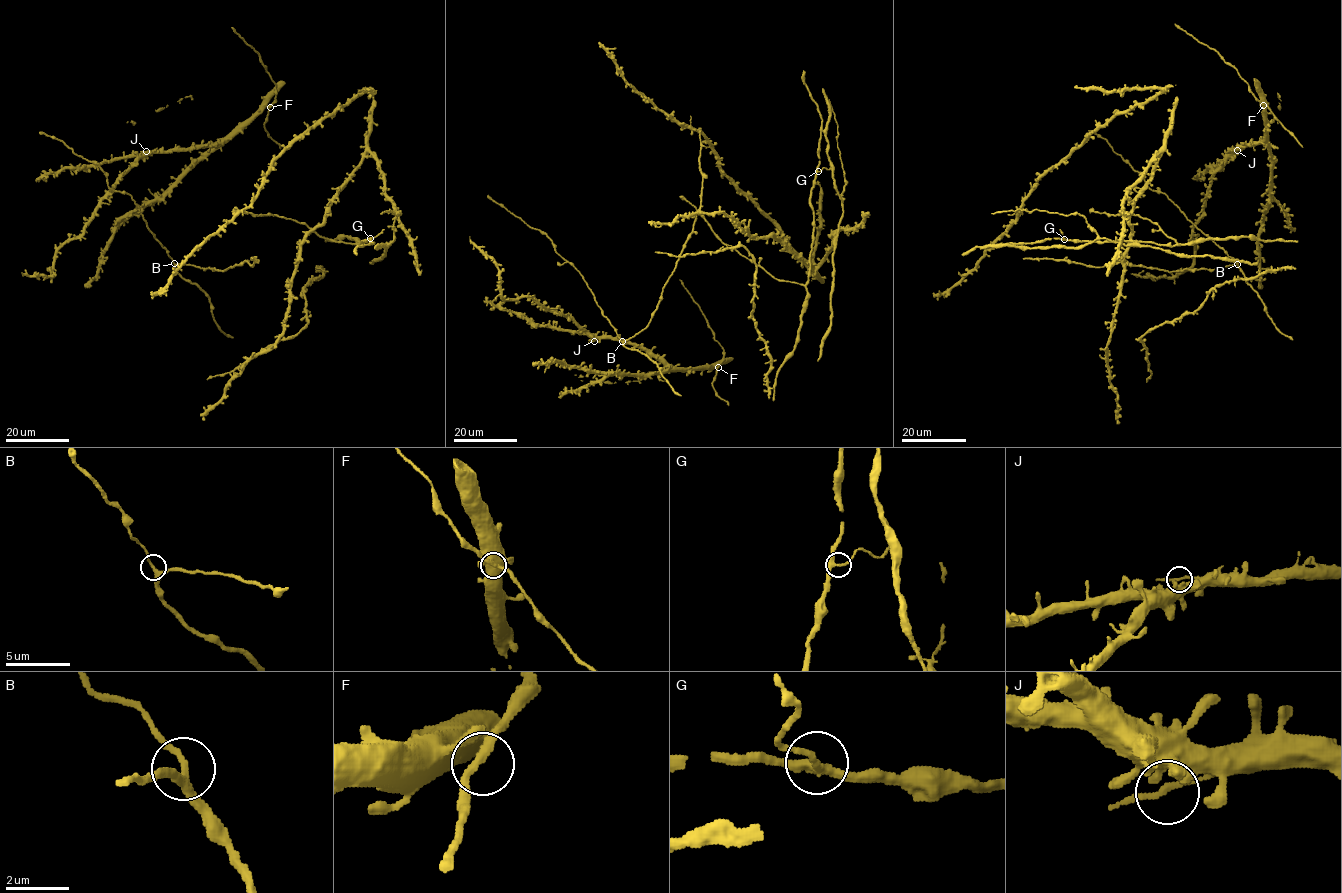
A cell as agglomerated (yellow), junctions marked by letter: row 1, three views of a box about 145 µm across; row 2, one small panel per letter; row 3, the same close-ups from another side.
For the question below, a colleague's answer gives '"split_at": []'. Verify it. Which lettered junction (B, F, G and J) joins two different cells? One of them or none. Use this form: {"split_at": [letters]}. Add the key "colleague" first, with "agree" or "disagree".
{"colleague": "agree", "split_at": []}

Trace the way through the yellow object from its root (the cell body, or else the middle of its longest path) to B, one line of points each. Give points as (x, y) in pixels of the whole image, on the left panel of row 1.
B: (239, 264), (222, 271), (174, 263)

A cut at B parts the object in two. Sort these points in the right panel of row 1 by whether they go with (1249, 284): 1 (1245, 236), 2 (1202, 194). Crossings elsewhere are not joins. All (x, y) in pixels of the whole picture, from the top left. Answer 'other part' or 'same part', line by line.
1: same part
2: same part

